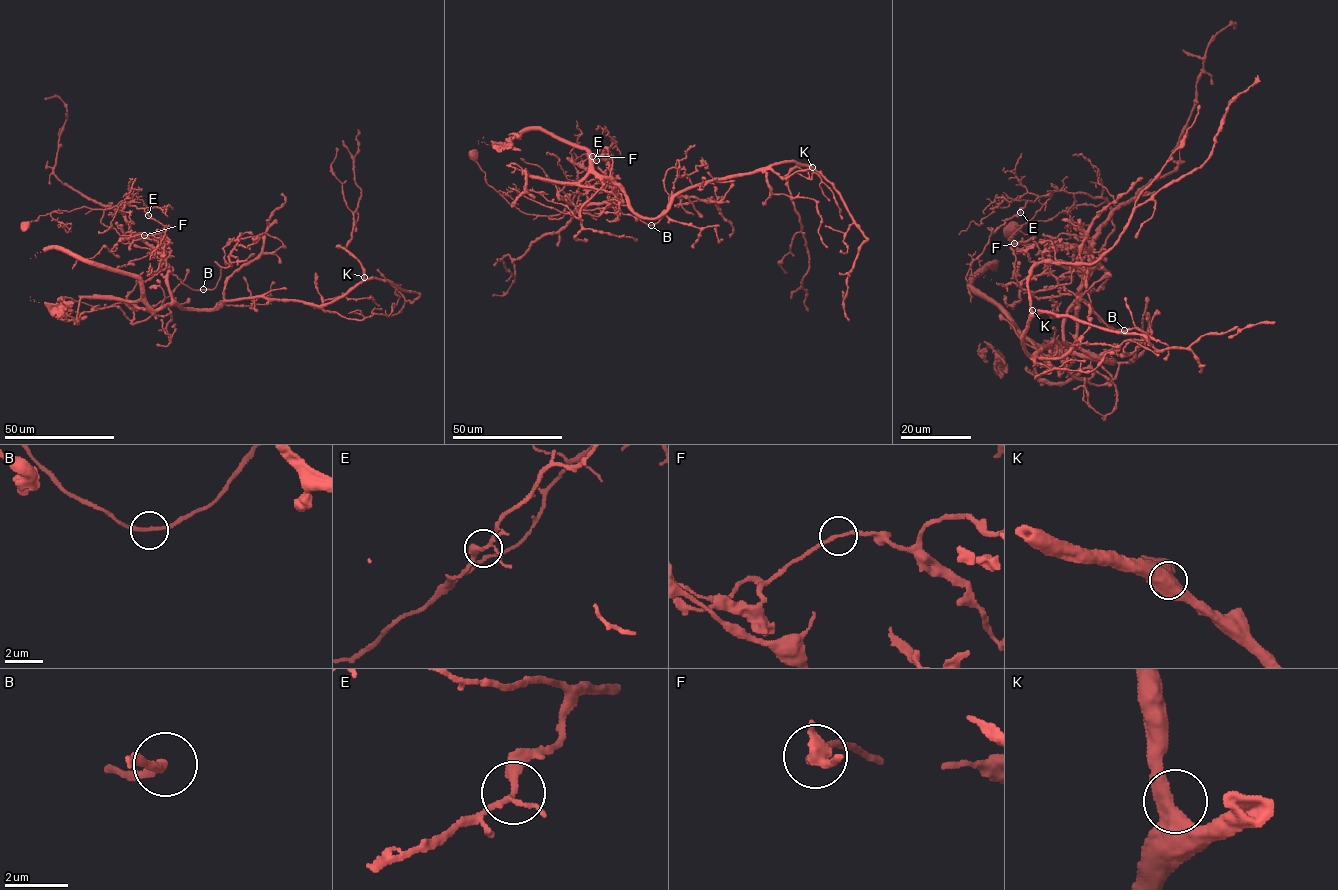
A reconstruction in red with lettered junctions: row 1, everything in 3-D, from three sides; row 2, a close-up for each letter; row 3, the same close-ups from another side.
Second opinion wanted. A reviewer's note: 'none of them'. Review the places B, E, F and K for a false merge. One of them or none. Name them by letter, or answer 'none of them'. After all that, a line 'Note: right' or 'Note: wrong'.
F
Note: wrong

